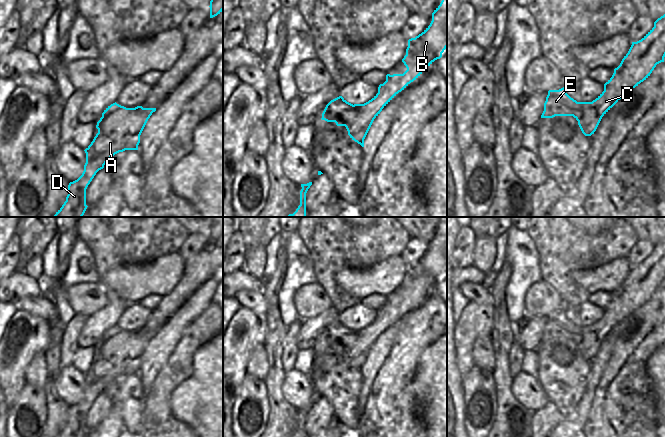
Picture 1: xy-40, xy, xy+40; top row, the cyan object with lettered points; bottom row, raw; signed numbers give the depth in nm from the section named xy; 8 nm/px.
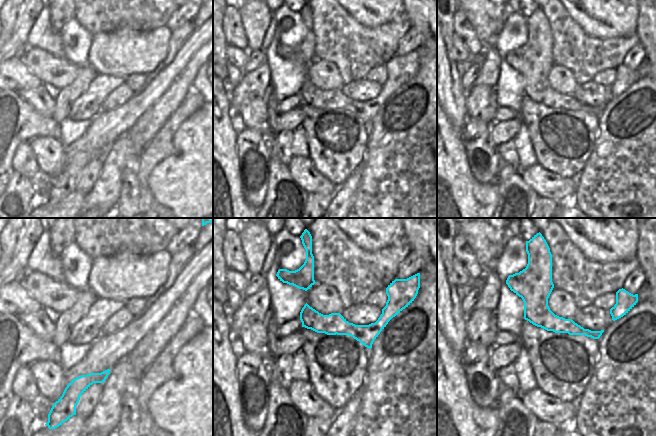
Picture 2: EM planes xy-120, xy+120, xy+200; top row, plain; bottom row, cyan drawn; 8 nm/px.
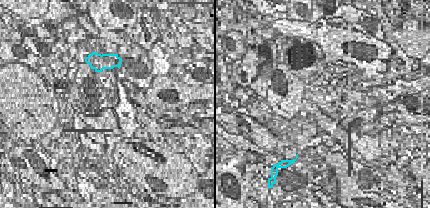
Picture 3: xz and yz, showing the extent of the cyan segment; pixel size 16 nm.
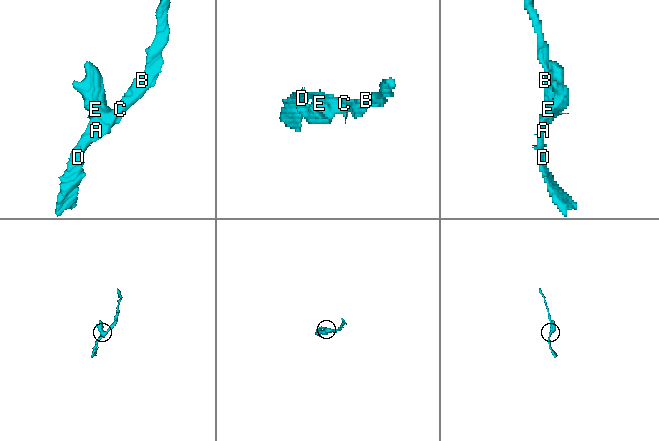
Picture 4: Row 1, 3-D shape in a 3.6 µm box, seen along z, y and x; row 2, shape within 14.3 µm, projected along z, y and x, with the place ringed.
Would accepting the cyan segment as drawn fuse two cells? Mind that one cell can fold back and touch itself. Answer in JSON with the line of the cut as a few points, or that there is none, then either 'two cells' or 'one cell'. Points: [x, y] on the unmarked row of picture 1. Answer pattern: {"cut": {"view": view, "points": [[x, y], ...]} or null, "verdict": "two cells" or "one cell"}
{"cut": {"view": "xy", "points": [[353, 329], [334, 339], [322, 342]]}, "verdict": "two cells"}

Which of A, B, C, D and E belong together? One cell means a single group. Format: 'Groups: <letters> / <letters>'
Groups: A B C D / E.

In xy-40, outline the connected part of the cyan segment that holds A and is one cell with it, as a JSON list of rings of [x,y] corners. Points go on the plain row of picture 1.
[[[121,332],[97,346],[98,357],[84,374],[86,387],[82,399],[68,409],[68,419],[56,437],[85,437],[86,413],[96,397],[117,377],[138,374],[140,359],[156,332]]]

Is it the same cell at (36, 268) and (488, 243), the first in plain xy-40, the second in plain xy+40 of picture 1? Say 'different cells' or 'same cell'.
same cell

